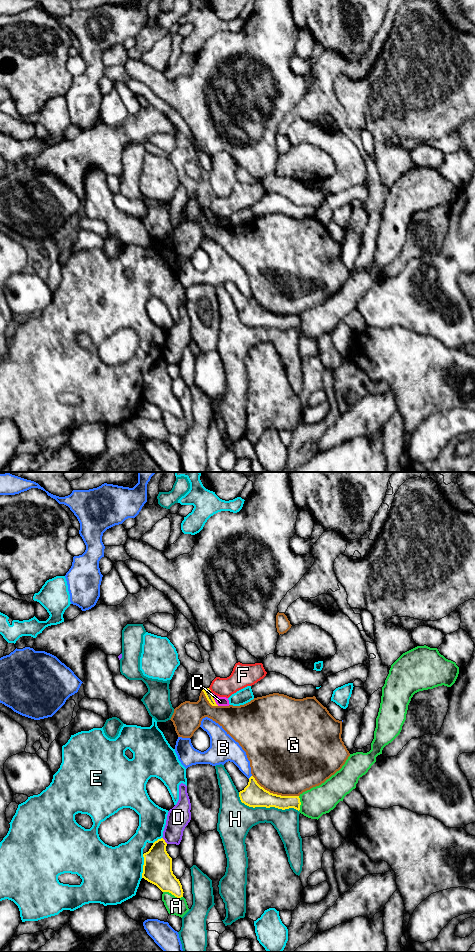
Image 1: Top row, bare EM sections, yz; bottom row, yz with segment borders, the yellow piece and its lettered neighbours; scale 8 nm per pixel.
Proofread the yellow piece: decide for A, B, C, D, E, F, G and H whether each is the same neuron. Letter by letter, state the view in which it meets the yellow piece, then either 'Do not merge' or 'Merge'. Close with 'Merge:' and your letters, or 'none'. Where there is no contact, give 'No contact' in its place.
A: Touches yellow in yz. Do not merge
B: Touches yellow in yz. Do not merge
C: Touches yellow in yz. Do not merge
D: Touches yellow in yz. Do not merge
E: Touches yellow in yz. Do not merge
F: Touches yellow in yz. Do not merge
G: Touches yellow in yz. Do not merge
H: Touches yellow in yz. Do not merge
Merge: none

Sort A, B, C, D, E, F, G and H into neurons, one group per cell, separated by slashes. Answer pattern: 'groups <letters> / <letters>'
groups A / B / C / D / E / F / G / H

